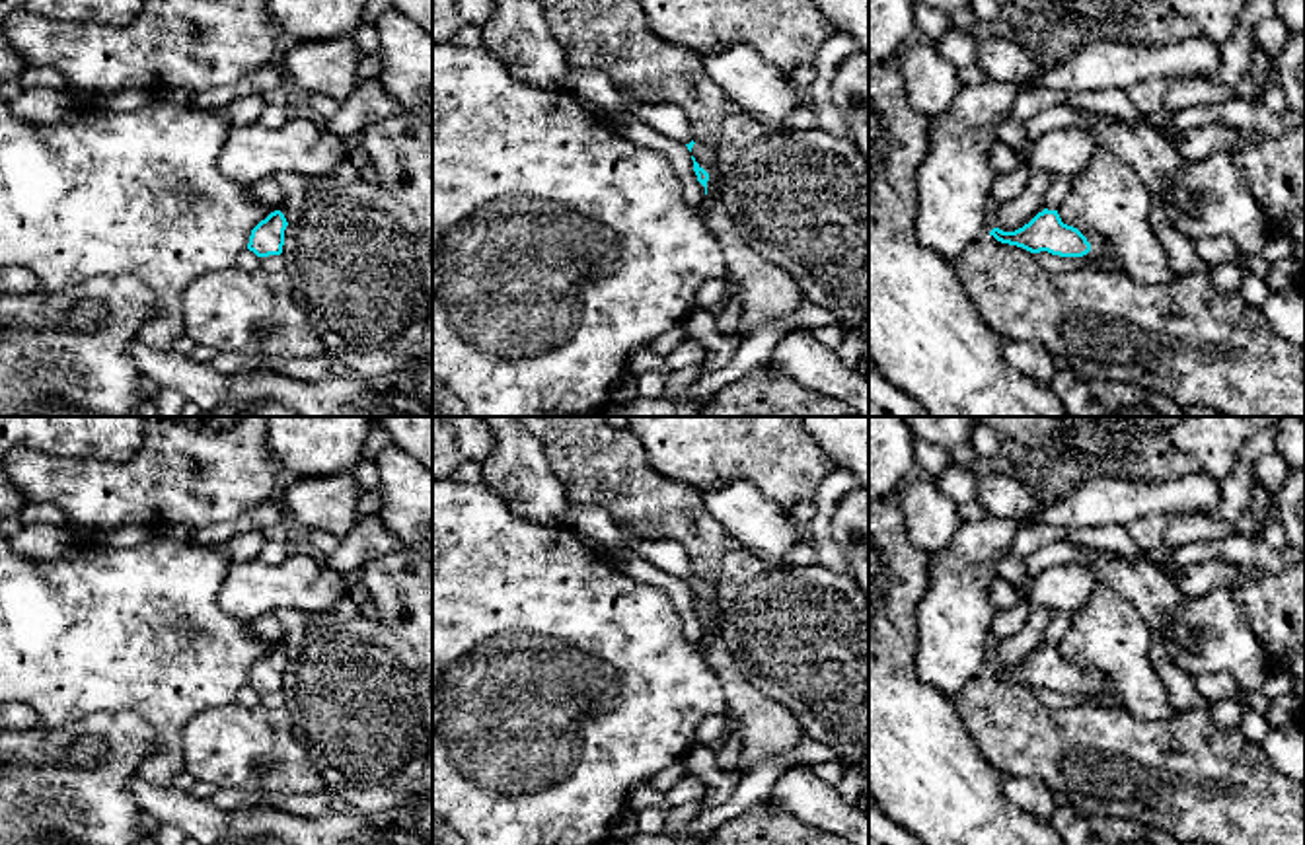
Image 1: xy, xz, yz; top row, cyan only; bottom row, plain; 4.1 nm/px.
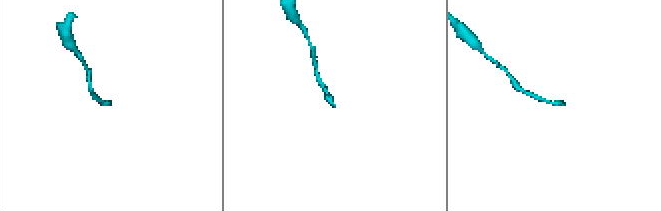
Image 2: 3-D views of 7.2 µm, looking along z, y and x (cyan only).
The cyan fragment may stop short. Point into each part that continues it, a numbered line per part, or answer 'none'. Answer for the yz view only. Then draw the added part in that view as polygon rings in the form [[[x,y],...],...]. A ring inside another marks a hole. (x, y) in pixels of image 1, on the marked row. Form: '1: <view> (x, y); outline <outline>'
1: yz (1099, 246); outline [[[1085,236],[1085,238],[1091,243],[1091,251],[1083,257],[1108,265],[1108,261],[1110,261],[1110,243],[1100,236]]]

